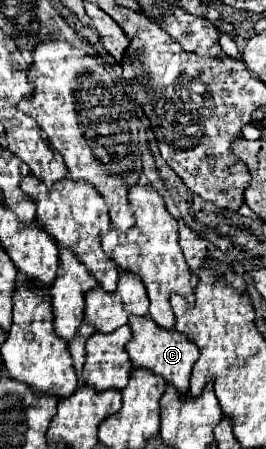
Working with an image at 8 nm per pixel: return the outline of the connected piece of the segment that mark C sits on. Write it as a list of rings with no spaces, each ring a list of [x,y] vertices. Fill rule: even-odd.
[[[129,318],[129,326],[133,330],[133,340],[127,342],[127,352],[131,356],[133,368],[147,368],[155,374],[163,376],[167,382],[171,382],[179,392],[185,394],[189,390],[189,376],[191,368],[199,358],[199,348],[181,332],[177,330],[163,330],[161,326],[153,324],[153,318]]]

